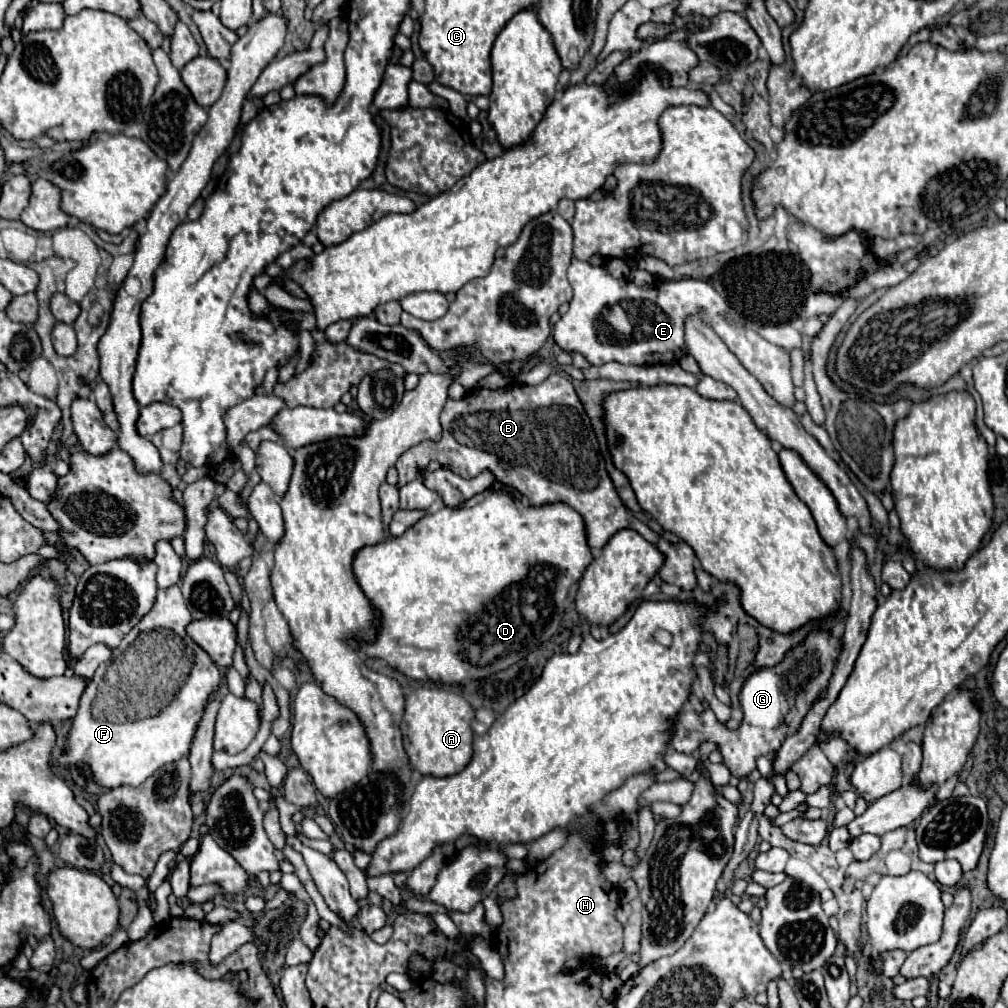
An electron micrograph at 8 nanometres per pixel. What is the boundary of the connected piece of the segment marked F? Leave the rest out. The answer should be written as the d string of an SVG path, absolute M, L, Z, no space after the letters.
M178 586L158 590L154 608L130 630L122 644L112 652L112 660L98 682L98 692L86 692L78 714L72 720L72 730L66 742L66 752L60 756L62 766L90 764L90 778L102 788L140 786L158 768L178 762L188 756L196 726L204 714L204 706L216 696L222 684L222 672L212 658L186 634L192 614Z

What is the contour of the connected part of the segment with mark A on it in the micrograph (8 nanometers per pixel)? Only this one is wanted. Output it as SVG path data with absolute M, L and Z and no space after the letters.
M418 688L406 696L402 736L412 766L424 776L454 776L472 758L472 706L454 692L442 688Z

